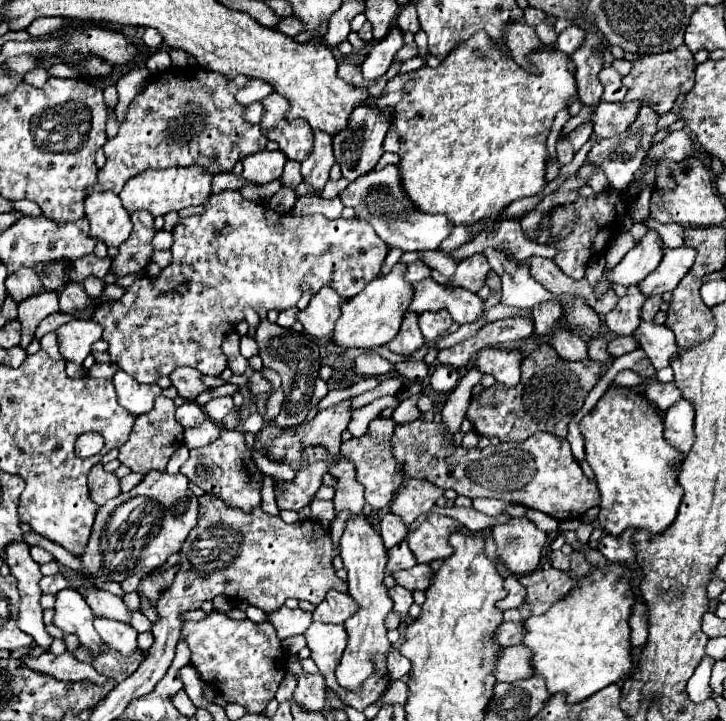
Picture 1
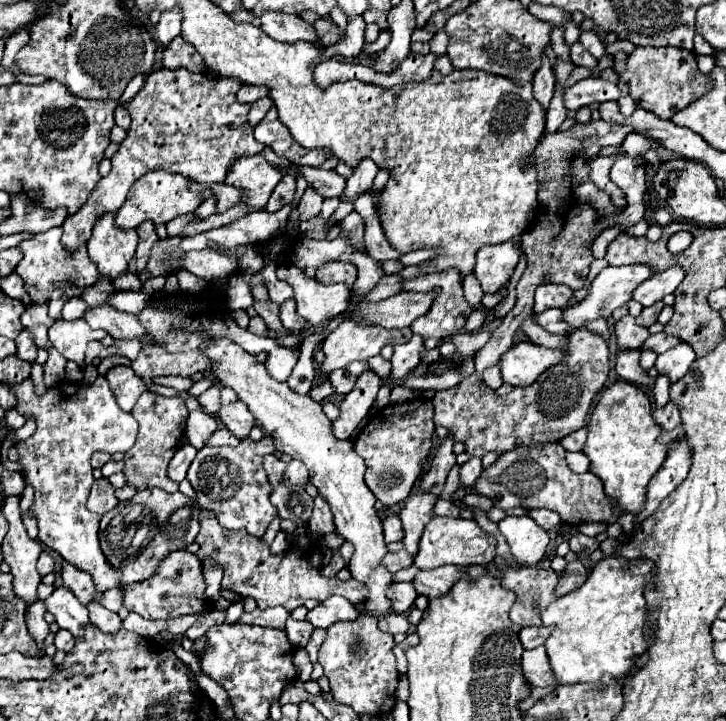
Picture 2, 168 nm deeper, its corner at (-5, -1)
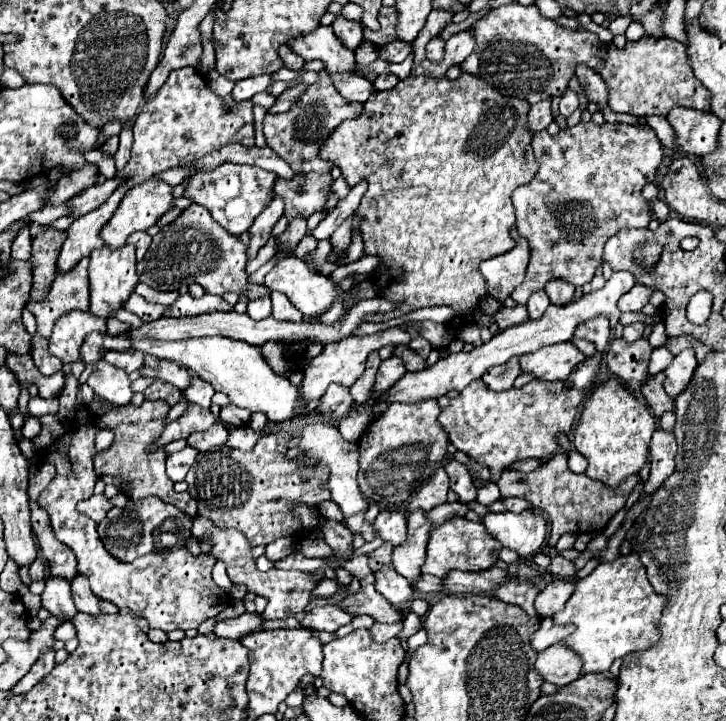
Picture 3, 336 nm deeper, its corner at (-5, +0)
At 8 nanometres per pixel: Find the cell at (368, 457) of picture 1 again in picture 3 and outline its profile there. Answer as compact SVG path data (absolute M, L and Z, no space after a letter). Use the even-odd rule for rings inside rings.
M425 400L419 404L393 404L389 410L373 420L359 438L359 488L371 502L401 504L413 490L429 480L437 466L447 456L447 432L437 422L441 408L437 400Z

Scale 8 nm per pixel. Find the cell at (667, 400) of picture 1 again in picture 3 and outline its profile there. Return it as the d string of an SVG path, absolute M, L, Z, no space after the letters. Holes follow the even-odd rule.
M655 430L653 438L651 438L651 474L649 480L643 484L643 492L641 498L647 494L653 494L653 490L661 488L661 484L673 474L675 468L675 438L673 432L663 432L663 430Z

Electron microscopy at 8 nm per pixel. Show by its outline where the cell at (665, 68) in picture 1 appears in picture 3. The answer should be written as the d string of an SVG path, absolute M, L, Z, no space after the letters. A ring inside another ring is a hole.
M519 2L495 8L487 14L487 18L479 20L473 26L477 46L469 58L461 64L463 72L475 74L479 78L485 78L495 90L499 90L505 96L513 96L519 100L527 100L529 104L537 104L545 98L563 96L569 88L569 80L575 74L577 64L585 64L587 68L595 70L609 88L609 106L615 112L631 114L631 110L671 110L675 106L687 106L697 108L703 112L709 112L709 90L695 78L685 44L671 40L671 38L651 38L645 36L637 42L627 42L625 48L617 48L613 44L601 42L599 52L599 38L595 34L589 34L587 30L569 30L555 24L555 20L545 18L537 6L521 6Z

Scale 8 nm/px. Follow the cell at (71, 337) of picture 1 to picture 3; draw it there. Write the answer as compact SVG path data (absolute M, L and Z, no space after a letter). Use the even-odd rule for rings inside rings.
M71 310L55 322L53 334L49 338L49 350L65 364L77 362L79 348L85 336L89 332L105 332L105 330L107 326L103 318L93 318L89 312L83 310Z

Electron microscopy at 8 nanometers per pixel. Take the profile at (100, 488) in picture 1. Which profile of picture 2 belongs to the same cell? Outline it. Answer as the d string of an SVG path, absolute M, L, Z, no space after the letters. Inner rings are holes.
M107 477L95 479L89 499L87 499L87 507L89 511L97 513L97 515L105 515L109 509L113 509L117 505L117 497L115 497L115 487L109 483Z

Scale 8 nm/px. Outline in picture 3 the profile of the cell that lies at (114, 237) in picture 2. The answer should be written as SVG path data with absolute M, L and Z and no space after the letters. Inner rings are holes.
M103 246L101 250L95 250L91 254L91 264L89 264L89 280L91 280L91 304L89 312L97 318L109 318L115 310L121 310L123 304L129 300L133 294L135 286L139 284L137 276L137 262L135 262L135 250L133 246L123 246L121 250L109 250Z

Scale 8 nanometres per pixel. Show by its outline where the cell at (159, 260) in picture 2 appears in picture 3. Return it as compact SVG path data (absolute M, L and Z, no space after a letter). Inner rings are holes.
M191 204L181 216L163 226L161 232L153 238L151 248L147 250L145 258L137 264L139 280L155 290L171 292L179 290L181 286L199 284L207 294L225 294L225 292L241 292L247 288L249 298L259 298L269 292L265 286L255 286L247 282L245 264L247 264L247 246L233 234L229 234L223 226L219 226L205 206Z

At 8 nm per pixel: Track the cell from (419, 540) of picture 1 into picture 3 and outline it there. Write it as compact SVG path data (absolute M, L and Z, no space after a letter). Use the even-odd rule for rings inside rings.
M451 518L437 530L433 530L427 544L427 560L423 564L423 574L433 574L437 578L445 578L451 570L465 572L481 572L491 568L499 560L499 546L493 536L485 532L481 522L471 522L467 518Z

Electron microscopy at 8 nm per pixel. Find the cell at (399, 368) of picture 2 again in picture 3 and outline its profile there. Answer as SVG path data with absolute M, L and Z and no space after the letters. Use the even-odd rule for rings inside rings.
M391 356L389 360L383 360L381 366L379 366L379 372L377 372L377 380L375 380L373 392L389 390L389 386L393 386L397 380L401 380L405 372L407 370L405 370L403 360L399 356Z

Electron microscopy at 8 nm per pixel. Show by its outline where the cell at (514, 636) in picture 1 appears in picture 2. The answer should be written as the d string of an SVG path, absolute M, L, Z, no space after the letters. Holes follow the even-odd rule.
M539 625L539 627L523 627L519 631L519 639L521 639L521 645L523 649L535 649L539 645L545 643L545 639L549 637L551 629L545 627L545 625Z

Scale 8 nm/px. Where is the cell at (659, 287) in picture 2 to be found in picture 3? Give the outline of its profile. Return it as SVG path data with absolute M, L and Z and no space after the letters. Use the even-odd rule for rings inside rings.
M635 284L625 296L619 298L617 306L621 312L639 312L647 302L649 302L649 296L651 296L651 288L643 286L643 284Z

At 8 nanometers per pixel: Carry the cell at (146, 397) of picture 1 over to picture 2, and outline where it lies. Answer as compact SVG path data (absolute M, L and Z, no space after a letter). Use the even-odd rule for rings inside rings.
M113 367L107 371L105 379L109 381L109 387L113 387L119 407L127 413L135 407L137 399L147 391L147 383L139 379L131 367Z

